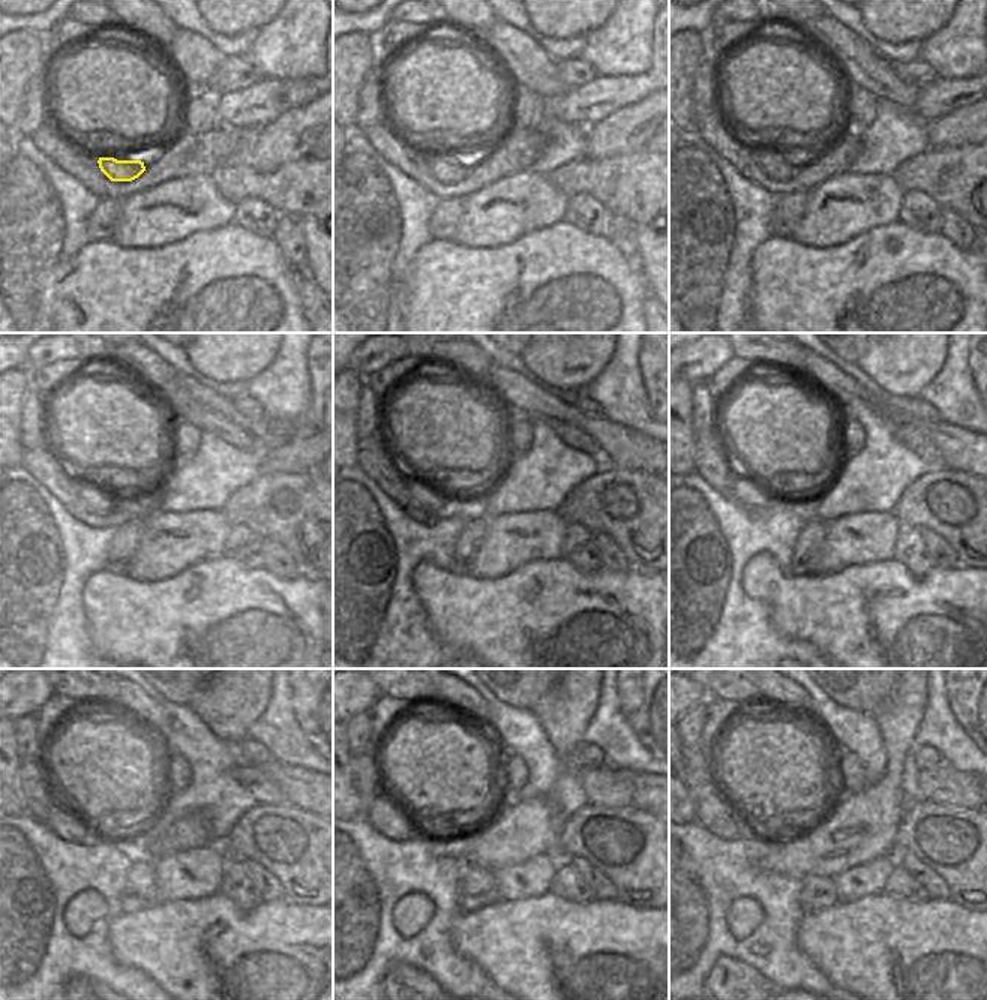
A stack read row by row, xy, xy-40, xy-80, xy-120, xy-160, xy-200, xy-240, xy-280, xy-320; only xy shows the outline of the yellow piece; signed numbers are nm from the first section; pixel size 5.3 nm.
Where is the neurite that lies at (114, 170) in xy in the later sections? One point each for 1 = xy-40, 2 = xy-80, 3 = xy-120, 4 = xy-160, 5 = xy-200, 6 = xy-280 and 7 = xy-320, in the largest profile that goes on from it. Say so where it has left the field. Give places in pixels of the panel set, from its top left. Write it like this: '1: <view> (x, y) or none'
1: xy-40 (441, 170)
2: xy-80 (777, 167)
3: xy-120 (96, 498)
4: xy-160 (420, 492)
5: xy-200 (744, 491)
6: xy-280 (383, 814)
7: xy-320 (714, 813)

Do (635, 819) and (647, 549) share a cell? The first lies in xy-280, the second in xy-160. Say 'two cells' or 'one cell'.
one cell

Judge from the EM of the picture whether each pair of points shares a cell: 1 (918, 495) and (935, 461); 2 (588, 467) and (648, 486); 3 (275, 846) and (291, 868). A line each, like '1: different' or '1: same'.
1: different
2: different
3: same

